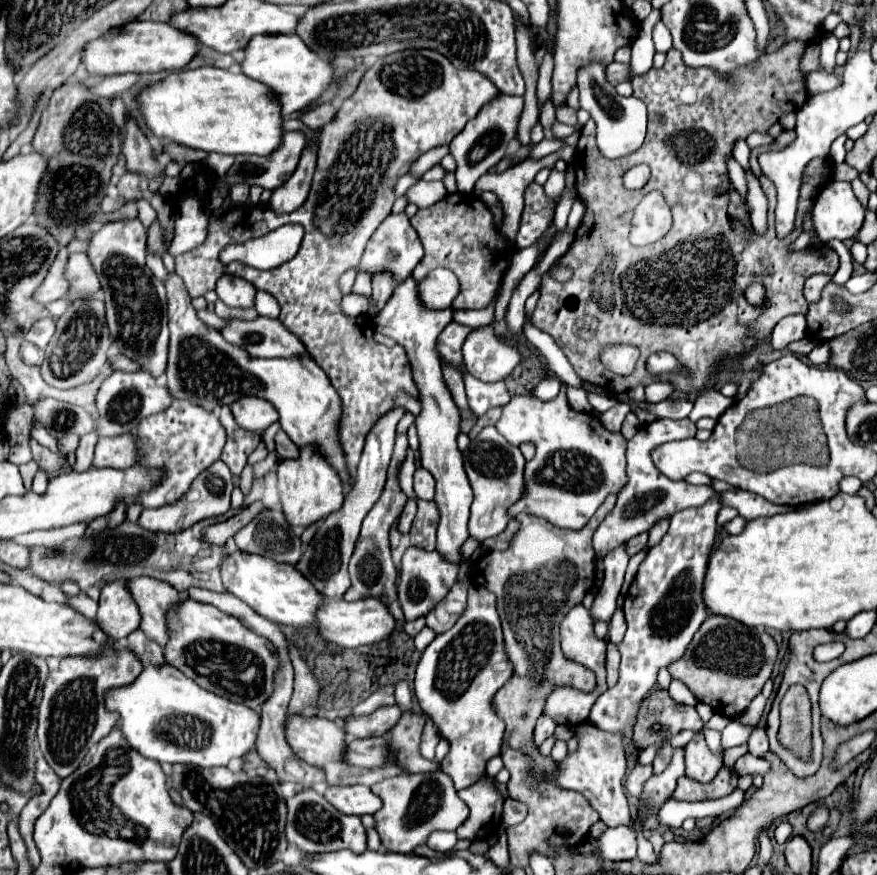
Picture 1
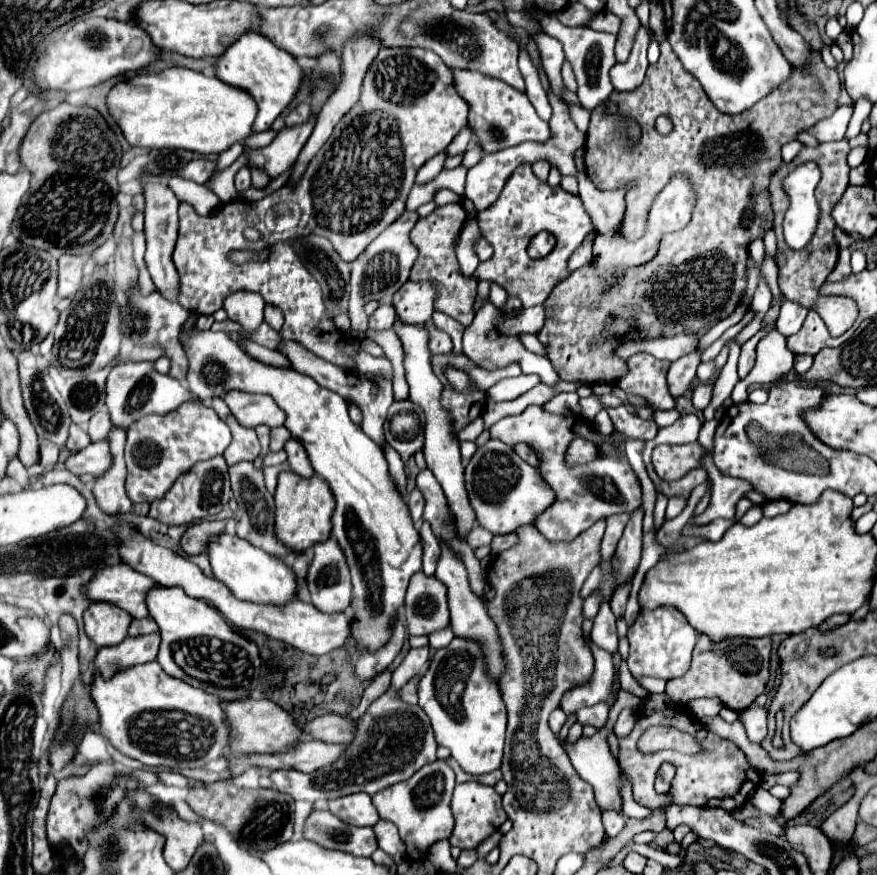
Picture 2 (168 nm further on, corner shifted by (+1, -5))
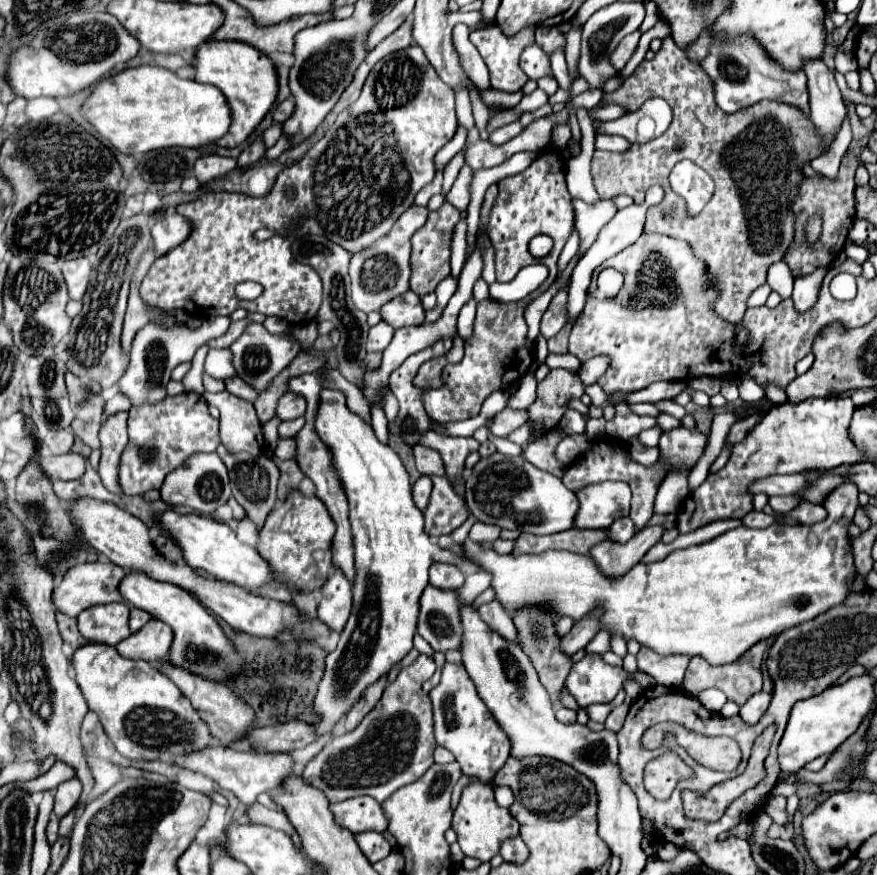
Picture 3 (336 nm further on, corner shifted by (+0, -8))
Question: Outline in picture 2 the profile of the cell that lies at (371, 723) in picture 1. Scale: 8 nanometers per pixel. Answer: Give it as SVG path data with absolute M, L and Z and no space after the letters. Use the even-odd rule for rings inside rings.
M327 713L309 721L303 725L303 729L307 735L329 743L349 743L357 735L357 721L337 713Z

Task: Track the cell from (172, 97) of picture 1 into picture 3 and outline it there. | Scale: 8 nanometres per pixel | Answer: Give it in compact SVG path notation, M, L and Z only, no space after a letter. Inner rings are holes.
M160 66L126 68L96 84L82 104L84 118L122 154L160 148L198 148L222 138L230 126L230 108L222 92L210 84L184 80Z

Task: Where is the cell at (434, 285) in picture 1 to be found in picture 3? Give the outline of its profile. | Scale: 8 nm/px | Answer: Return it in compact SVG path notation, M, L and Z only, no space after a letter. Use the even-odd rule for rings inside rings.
M410 290L380 308L382 320L388 322L392 328L402 326L420 326L424 322L424 308L420 298Z

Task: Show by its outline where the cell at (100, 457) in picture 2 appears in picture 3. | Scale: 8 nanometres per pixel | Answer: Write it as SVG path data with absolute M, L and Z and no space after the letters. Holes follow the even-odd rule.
M44 454L40 456L40 468L50 480L76 480L84 474L86 460L80 454Z

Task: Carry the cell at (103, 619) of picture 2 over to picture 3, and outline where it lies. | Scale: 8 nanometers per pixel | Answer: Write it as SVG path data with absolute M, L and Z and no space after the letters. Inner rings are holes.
M122 602L92 606L80 612L78 630L90 642L104 642L116 646L130 636L128 630L128 606Z

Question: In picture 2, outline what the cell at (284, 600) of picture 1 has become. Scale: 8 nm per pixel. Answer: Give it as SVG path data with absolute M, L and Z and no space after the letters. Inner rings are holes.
M223 533L209 541L207 553L215 579L229 587L237 599L253 601L259 605L289 605L289 601L297 599L297 575L293 569L287 567L281 559L253 547L249 541Z

